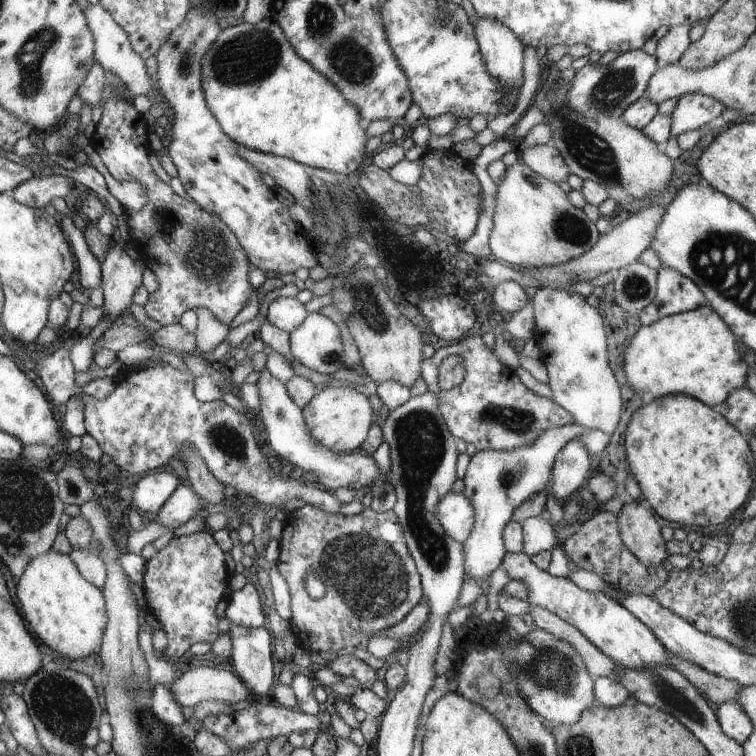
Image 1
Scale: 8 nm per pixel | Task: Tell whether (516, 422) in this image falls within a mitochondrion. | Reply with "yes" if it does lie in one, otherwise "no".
yes

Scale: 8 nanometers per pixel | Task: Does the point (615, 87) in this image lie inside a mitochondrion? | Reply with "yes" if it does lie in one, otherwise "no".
yes

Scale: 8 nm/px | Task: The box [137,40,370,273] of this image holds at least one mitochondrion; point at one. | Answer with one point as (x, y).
(165, 219)

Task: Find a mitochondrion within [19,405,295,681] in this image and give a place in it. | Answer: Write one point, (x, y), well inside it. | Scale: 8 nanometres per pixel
(224, 437)

